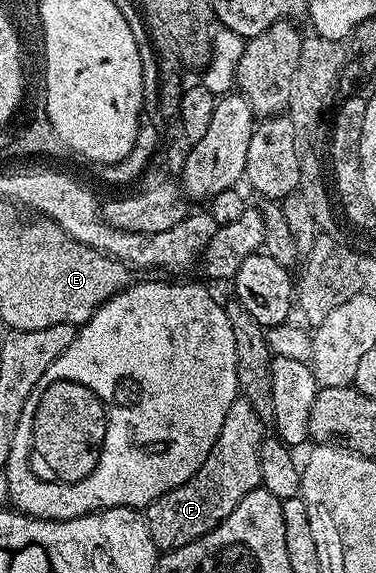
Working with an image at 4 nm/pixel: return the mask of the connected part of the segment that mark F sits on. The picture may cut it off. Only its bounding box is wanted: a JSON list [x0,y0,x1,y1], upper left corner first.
[144,398,267,552]

